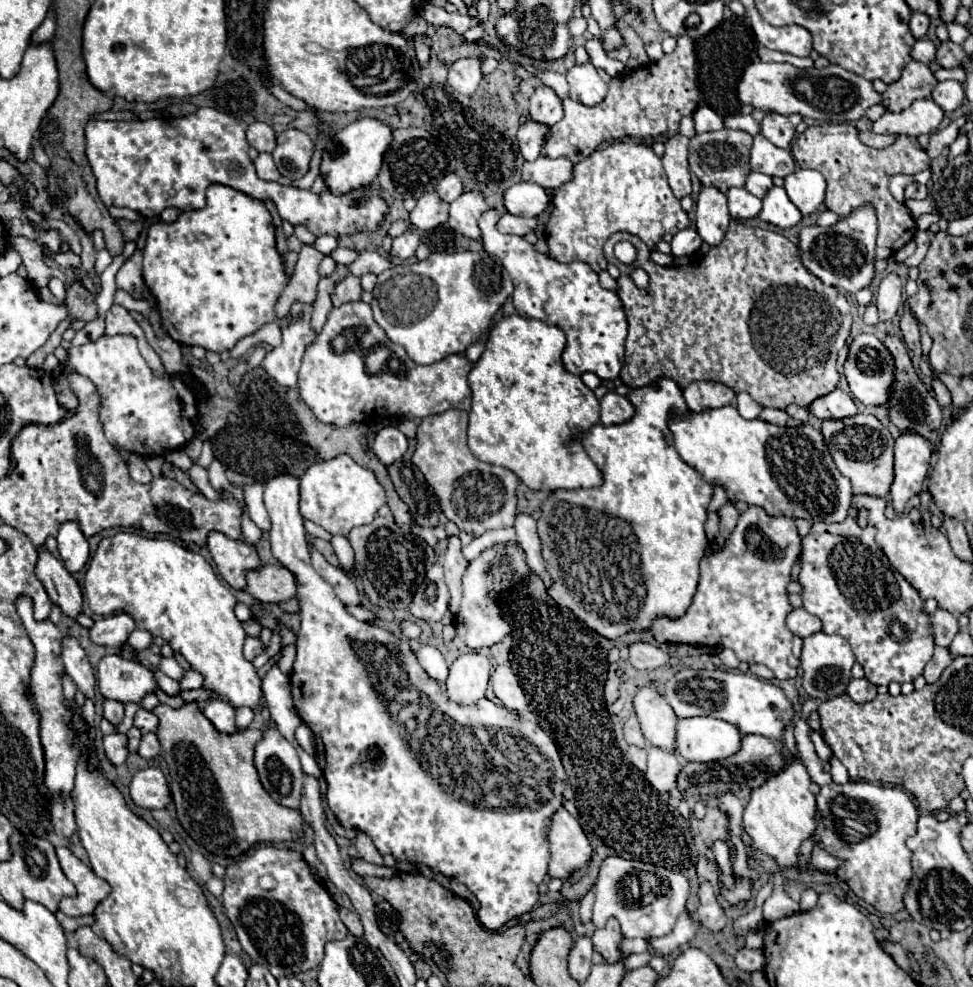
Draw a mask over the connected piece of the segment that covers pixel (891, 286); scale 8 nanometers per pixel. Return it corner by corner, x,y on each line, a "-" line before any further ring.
890,273
882,279
876,293
876,307
880,321
890,321
902,303
902,281
898,275

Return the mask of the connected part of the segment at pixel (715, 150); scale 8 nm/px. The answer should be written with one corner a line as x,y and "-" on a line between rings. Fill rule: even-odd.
720,129
720,131
700,133
690,139
688,163
702,185
716,185
720,191
726,193
730,187
744,187
746,177
752,171
750,149
752,149
752,135
748,135
746,131

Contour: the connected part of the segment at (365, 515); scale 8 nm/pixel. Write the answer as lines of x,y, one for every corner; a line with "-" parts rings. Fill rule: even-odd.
340,455
330,461
316,461
300,477
300,513
322,525
332,535
348,535
352,527
370,523
386,503
382,485
370,469
360,467
352,457

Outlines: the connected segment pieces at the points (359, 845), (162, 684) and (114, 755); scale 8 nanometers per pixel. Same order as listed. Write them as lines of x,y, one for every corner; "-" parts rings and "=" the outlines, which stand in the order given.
358,833
356,841
354,841
356,849
358,849
358,857
372,863
372,865
382,865
382,855
378,853
378,849
372,845
370,837
366,833
=
154,670
152,672
158,681
160,689
162,689
166,694
173,696
181,692
178,681
169,678
159,670
=
120,733
104,735
104,751
106,751
106,757
112,765
122,765
128,757
126,735
120,735

